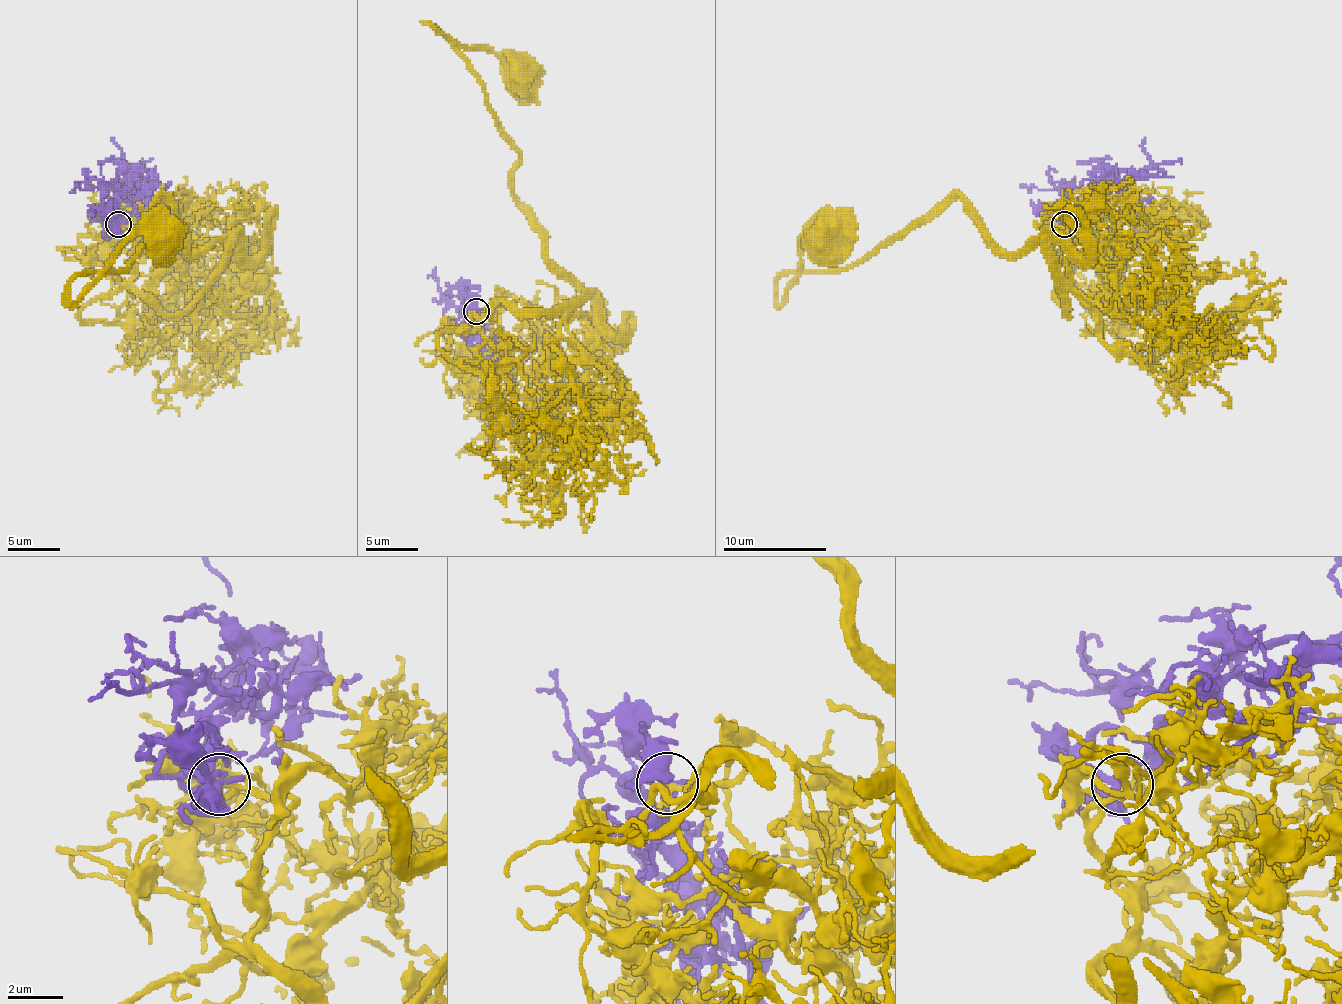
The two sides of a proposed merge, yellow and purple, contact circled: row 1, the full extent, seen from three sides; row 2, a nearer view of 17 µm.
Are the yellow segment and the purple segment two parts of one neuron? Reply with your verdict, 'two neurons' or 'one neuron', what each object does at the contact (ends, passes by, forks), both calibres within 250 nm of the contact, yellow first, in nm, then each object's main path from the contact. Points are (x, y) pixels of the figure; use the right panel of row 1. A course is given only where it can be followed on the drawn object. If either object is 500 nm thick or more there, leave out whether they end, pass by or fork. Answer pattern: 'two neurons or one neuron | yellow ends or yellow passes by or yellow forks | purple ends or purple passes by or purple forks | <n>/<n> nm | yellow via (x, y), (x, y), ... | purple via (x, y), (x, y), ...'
one neuron | yellow forks | purple forks | 150/320 nm | yellow via (1064, 223), (1049, 218), (1077, 229), (1067, 249), (1005, 252), (958, 197), (805, 270), (800, 239), (829, 236) | purple via (1064, 223), (1085, 203), (1085, 195), (1103, 174), (1153, 169), (1181, 159)

